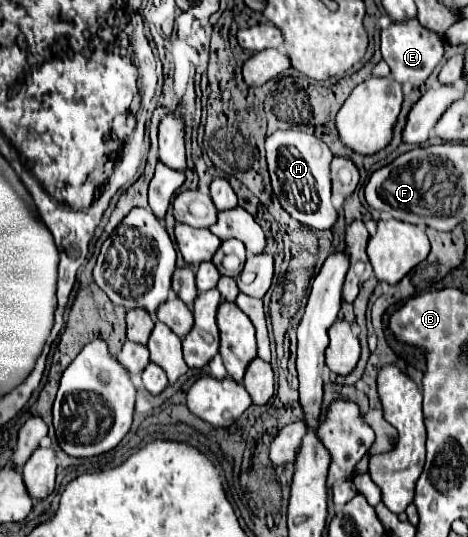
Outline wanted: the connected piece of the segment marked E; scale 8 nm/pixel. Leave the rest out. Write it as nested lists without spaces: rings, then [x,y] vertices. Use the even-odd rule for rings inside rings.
[[[417,18],[409,20],[407,24],[391,24],[387,30],[381,32],[381,54],[383,60],[391,68],[391,76],[395,82],[409,84],[413,88],[419,88],[425,84],[425,80],[431,76],[435,66],[441,62],[445,52],[445,42],[441,36],[431,36],[425,28],[419,28]]]

